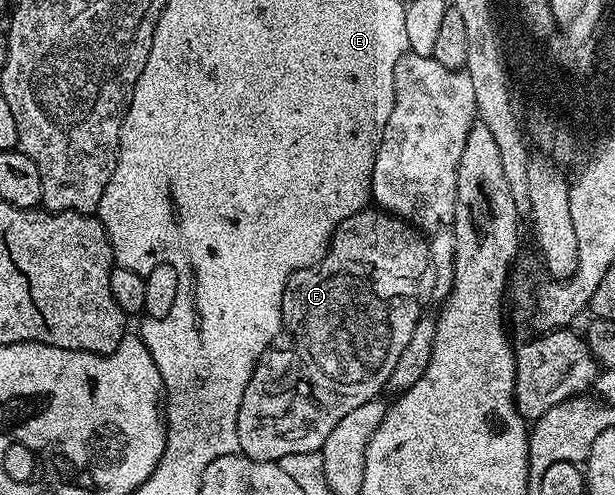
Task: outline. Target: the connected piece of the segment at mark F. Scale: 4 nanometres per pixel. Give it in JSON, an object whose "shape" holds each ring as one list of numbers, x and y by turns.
{"shape":[[363,210,352,214,352,218,344,218,340,226,330,239,330,247,325,256,312,268,302,268,292,273,286,283,286,289,282,295,282,323,289,328,306,328,306,336,298,336,294,340,294,352,298,355,298,365,295,366,293,376,290,372,274,372,270,376,271,388,262,388,261,371,254,371,250,375,248,386,244,390,244,398,240,402,238,411,238,452,253,460,273,460,280,462,288,454,308,454,309,452,321,452,324,442,328,442,328,434,336,430,336,426,347,414,352,414,356,406,364,406,368,401,375,399,386,387,386,380,396,369,396,362,404,351,404,346,412,335,413,327,421,315,422,309,422,279,426,276,426,270,431,267,429,258,428,240,423,233,419,232,405,220,399,220,391,216,389,212,381,210]]}

